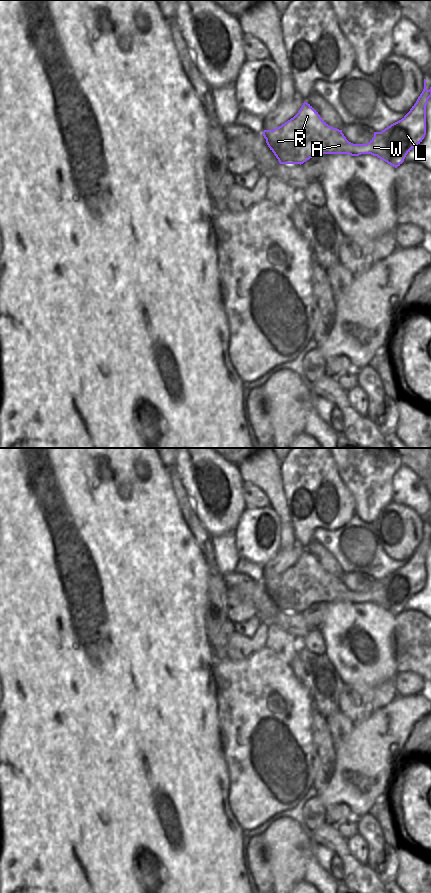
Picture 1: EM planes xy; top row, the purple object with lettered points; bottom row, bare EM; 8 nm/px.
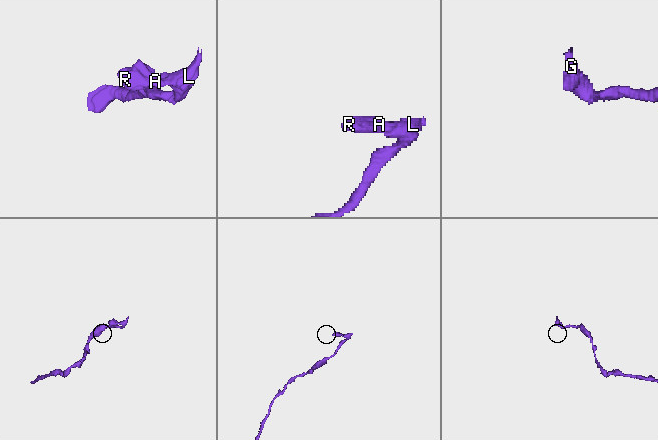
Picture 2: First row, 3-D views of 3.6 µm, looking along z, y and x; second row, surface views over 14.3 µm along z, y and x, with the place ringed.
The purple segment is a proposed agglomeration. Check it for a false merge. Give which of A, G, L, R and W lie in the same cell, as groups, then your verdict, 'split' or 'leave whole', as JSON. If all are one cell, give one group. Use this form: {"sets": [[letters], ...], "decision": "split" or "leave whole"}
{"sets": [["A", "G", "L", "R", "W"]], "decision": "leave whole"}

